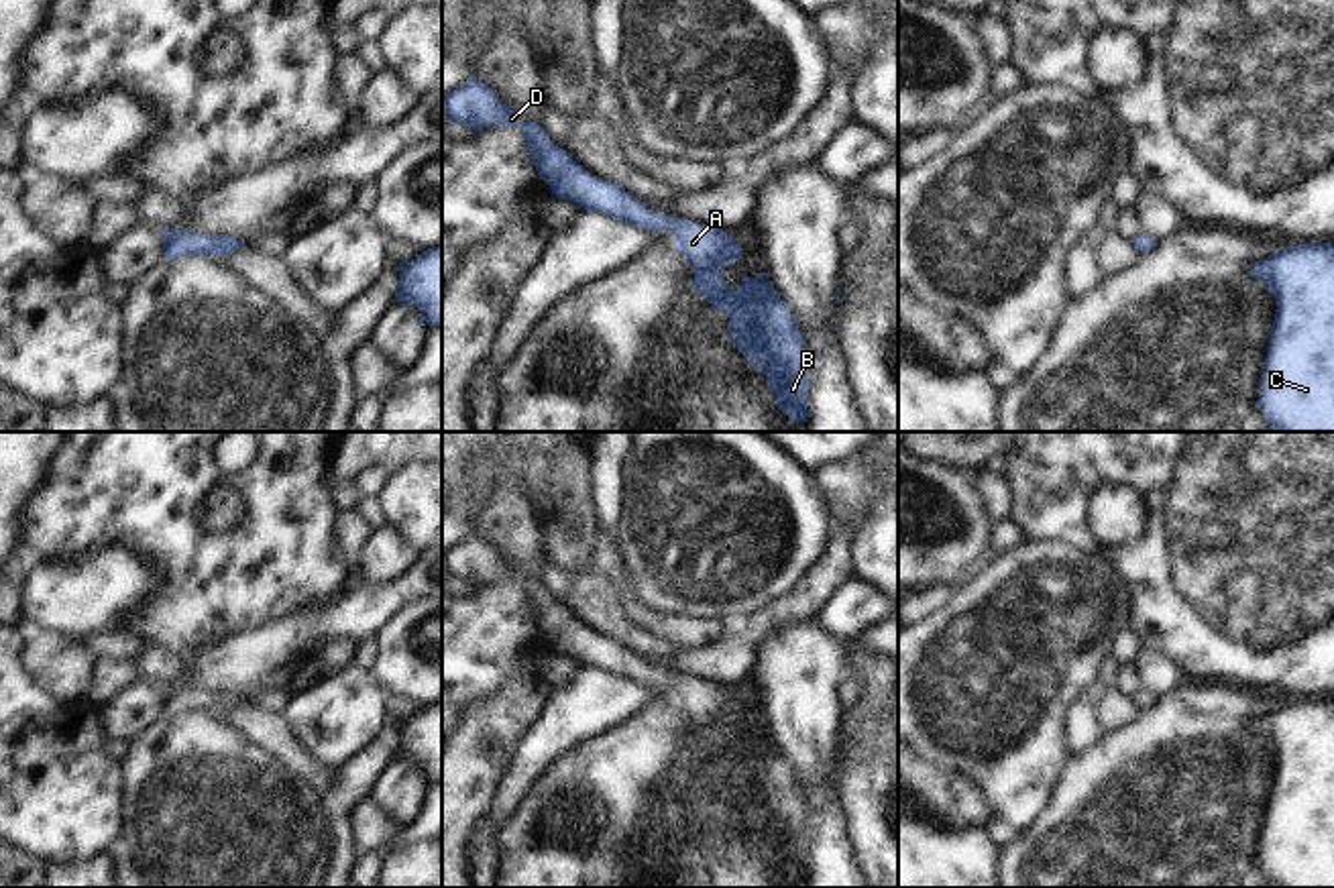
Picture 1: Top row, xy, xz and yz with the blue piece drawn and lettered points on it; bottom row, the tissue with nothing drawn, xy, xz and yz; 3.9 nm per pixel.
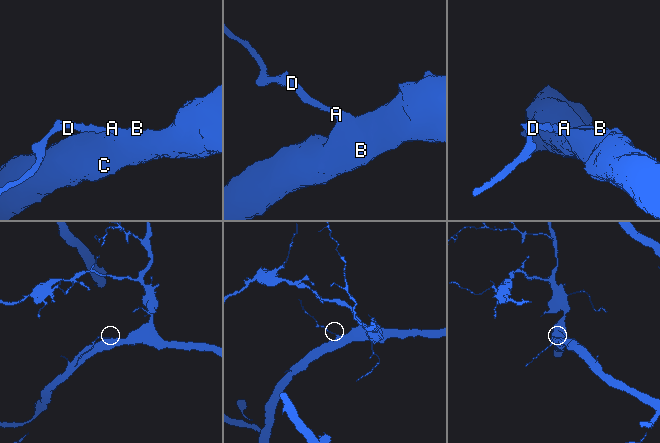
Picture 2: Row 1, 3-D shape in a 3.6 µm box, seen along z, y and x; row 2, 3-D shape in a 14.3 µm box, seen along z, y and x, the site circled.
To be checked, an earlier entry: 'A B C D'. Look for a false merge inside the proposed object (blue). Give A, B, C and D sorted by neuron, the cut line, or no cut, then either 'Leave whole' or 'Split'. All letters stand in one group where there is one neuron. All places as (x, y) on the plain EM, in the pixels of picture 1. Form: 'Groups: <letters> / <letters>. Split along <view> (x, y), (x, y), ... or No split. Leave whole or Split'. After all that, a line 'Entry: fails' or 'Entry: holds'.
Groups: A B C D. No split. Leave whole.
Entry: holds

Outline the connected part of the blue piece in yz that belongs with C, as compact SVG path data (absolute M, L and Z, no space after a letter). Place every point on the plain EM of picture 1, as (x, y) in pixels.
M1334 699L1281 703L1255 719L1250 733L1267 739L1277 756L1257 864L1275 888L1334 888Z

